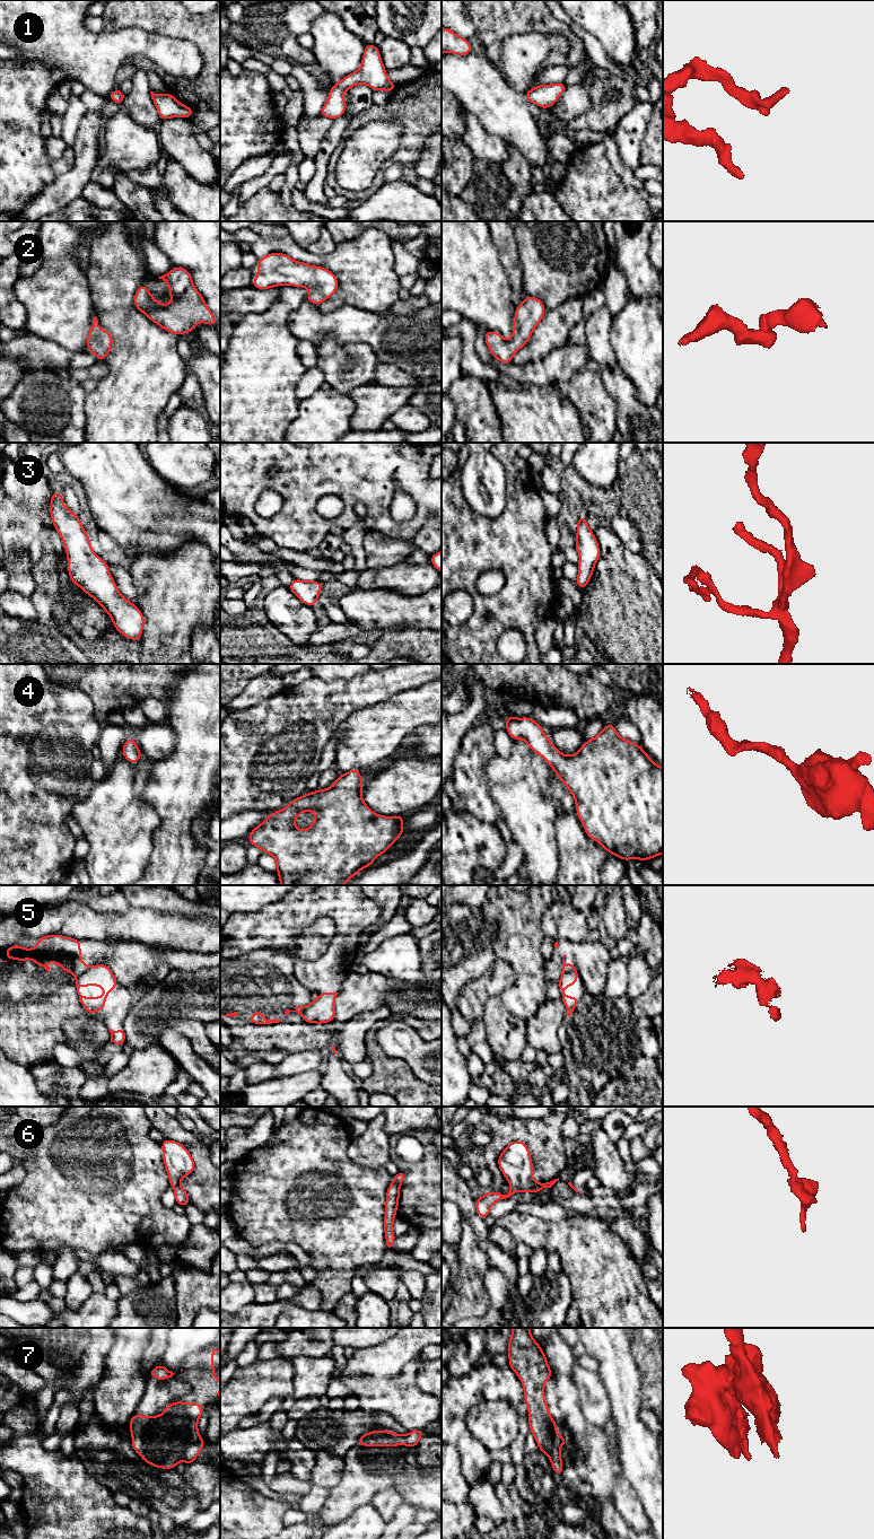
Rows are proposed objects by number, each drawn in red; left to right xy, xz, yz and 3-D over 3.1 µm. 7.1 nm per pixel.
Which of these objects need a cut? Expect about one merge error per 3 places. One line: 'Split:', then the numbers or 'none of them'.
Split: 5, 6

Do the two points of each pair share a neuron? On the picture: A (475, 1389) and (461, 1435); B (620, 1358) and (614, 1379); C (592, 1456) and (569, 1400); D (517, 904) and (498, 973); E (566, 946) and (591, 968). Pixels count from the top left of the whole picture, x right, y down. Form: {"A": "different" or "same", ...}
{"A": "same", "B": "same", "C": "same", "D": "different", "E": "same"}

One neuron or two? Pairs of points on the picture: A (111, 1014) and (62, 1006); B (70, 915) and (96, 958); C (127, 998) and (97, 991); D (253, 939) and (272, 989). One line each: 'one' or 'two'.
A: two
B: two
C: one
D: two

